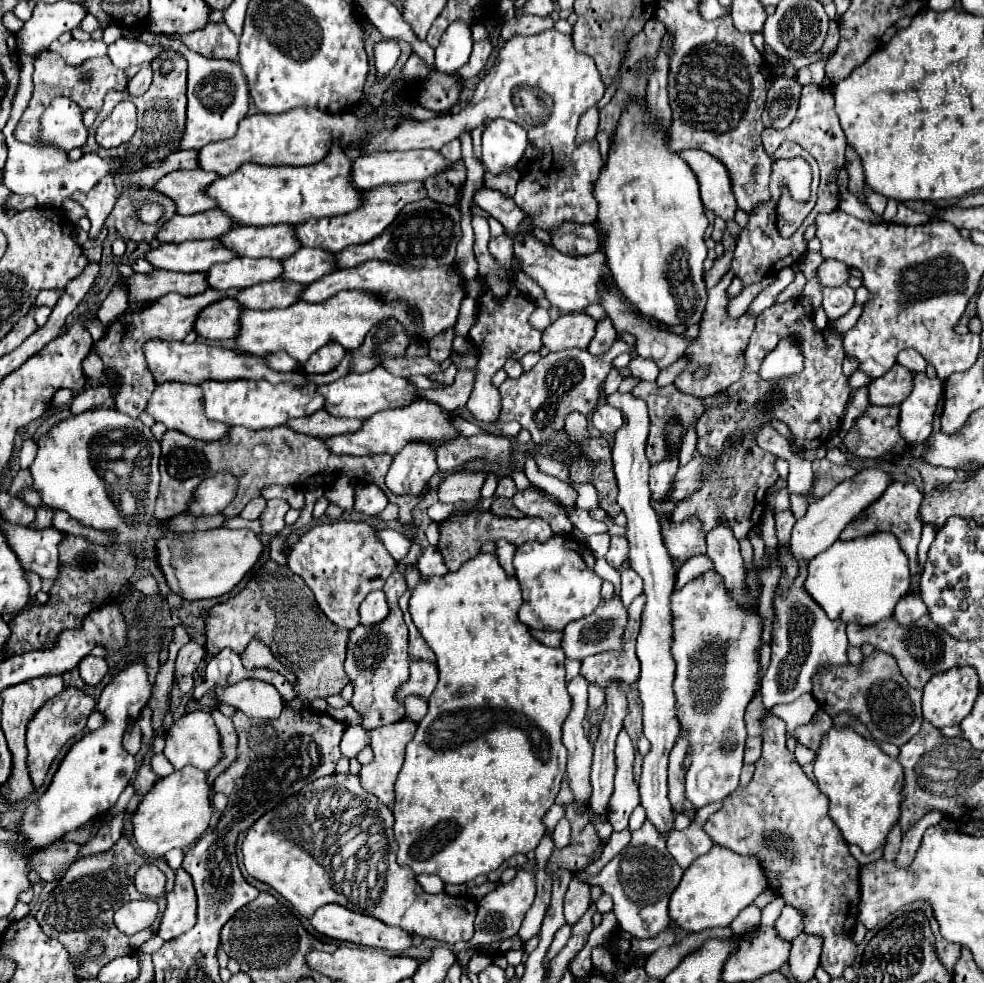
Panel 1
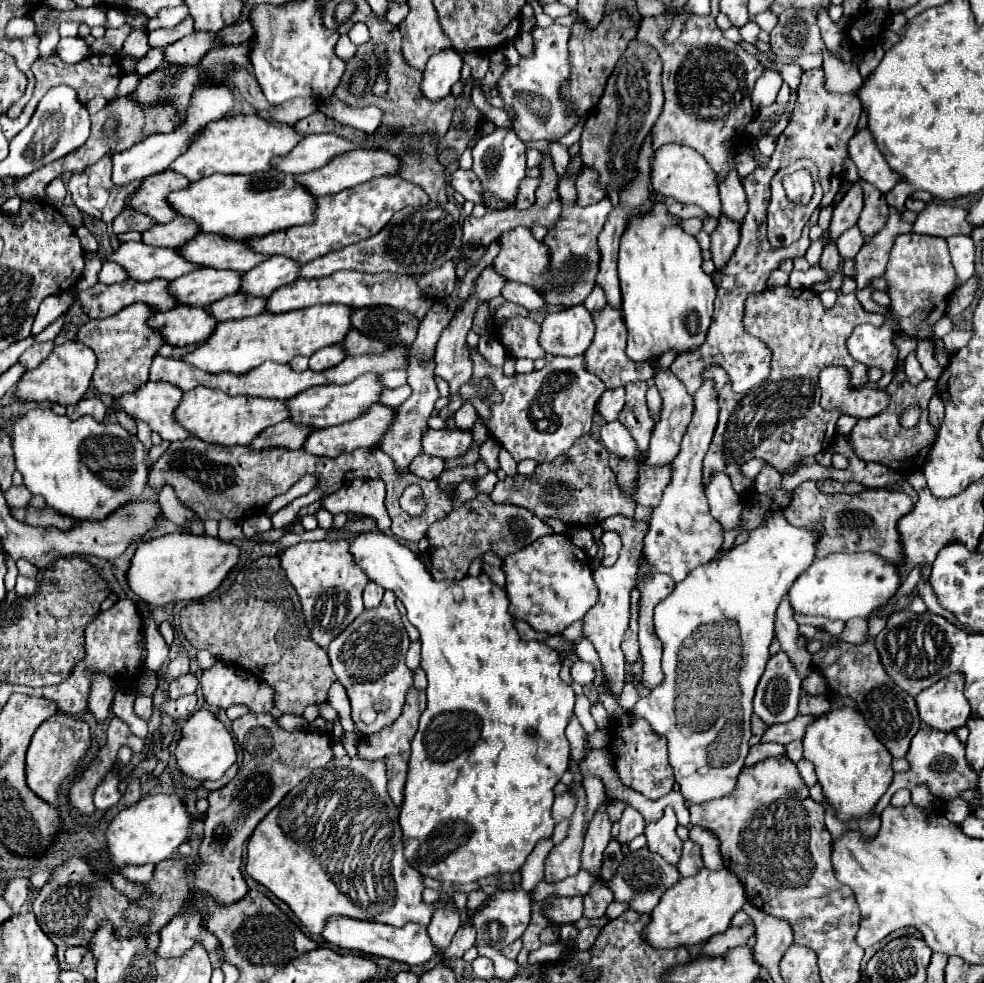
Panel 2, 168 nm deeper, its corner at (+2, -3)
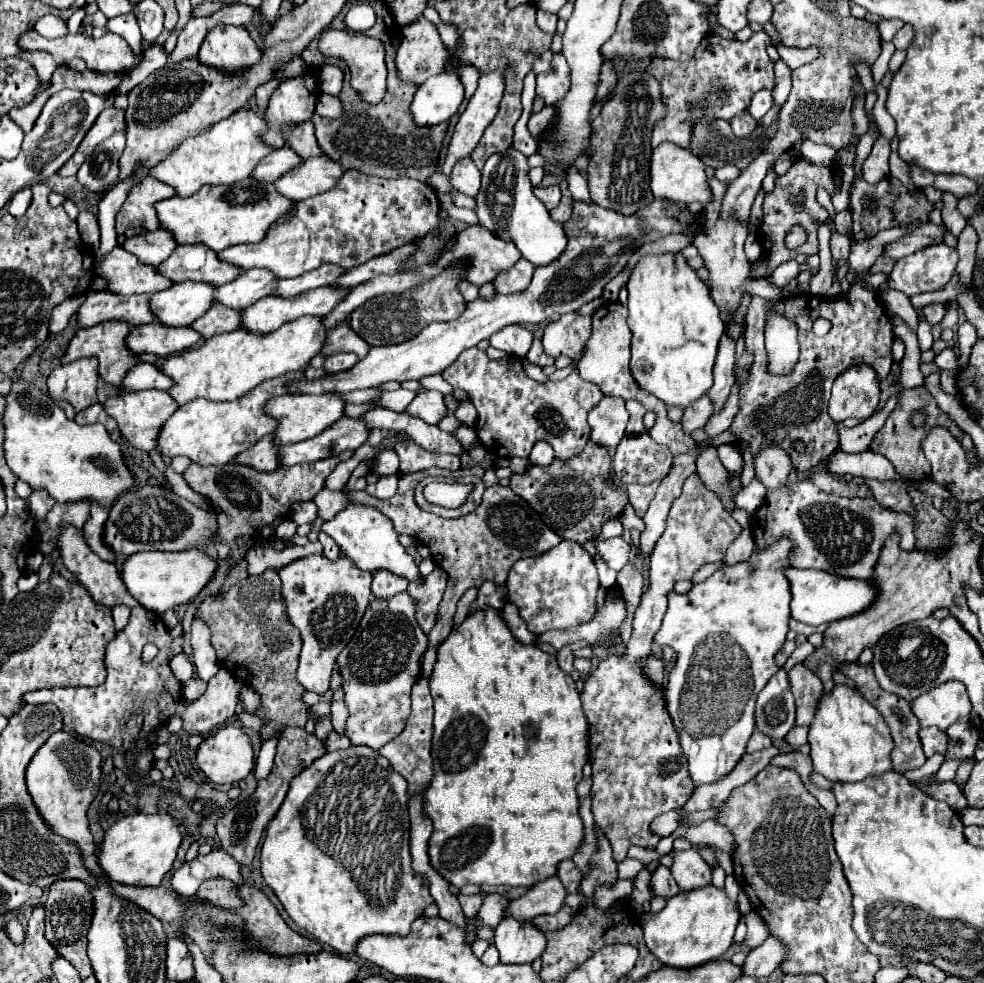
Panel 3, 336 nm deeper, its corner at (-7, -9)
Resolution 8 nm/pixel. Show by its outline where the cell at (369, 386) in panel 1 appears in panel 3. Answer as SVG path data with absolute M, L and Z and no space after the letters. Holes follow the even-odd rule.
M323 393L323 395L281 395L279 399L273 399L267 403L267 413L271 417L279 417L279 427L275 429L273 437L277 445L287 443L299 443L305 439L311 439L325 429L329 429L333 423L337 423L345 415L345 401L335 393Z

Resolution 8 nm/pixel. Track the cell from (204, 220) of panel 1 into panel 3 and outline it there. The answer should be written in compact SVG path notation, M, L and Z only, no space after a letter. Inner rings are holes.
M163 227L157 231L145 231L123 243L123 249L137 255L139 261L151 265L161 265L175 251L175 247L175 235Z

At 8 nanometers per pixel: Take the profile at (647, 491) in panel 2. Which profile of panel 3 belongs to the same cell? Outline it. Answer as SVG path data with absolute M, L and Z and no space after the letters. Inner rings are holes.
M659 481L649 483L649 485L627 485L627 495L629 495L629 503L633 505L635 513L639 517L645 515L651 499L655 497L655 489L659 487Z

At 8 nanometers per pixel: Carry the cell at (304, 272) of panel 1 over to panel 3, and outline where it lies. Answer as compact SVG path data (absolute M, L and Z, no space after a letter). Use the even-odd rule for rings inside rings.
M247 269L235 281L217 287L215 301L233 309L247 309L255 301L273 295L277 283L277 275L267 269Z

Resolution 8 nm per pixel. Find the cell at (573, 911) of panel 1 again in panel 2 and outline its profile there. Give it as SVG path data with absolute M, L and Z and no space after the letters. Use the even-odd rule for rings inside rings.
M560 897L554 899L548 907L542 907L542 913L556 923L578 921L582 917L582 897Z

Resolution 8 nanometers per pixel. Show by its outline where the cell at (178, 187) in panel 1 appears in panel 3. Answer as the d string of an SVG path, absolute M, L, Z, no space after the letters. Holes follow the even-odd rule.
M147 177L143 183L131 189L131 195L123 203L117 215L117 233L123 235L125 229L143 227L147 231L155 231L161 227L155 203L161 199L175 197L175 189L167 183L161 183L155 177Z

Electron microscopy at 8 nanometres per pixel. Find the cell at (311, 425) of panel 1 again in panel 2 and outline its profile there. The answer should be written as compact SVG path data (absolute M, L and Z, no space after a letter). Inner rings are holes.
M282 421L258 433L258 437L250 443L252 449L266 449L266 447L282 447L282 449L298 449L306 441L310 427L294 425L292 421Z

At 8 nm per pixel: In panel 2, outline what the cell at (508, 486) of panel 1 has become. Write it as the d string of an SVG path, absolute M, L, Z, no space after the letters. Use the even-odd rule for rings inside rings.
M582 435L572 445L570 453L560 455L556 461L540 463L530 477L518 473L498 481L490 497L494 503L514 503L518 507L526 507L542 521L560 519L564 525L572 527L596 527L606 517L616 513L634 517L636 507L630 497L622 497L622 493L618 493L616 475L608 465L608 451L592 435Z

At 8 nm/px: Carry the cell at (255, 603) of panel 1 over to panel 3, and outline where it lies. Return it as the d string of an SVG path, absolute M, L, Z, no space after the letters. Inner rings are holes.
M267 569L261 575L249 575L229 591L217 597L207 597L195 615L207 623L211 631L211 645L217 651L221 667L261 695L263 707L257 717L267 721L261 729L261 739L269 739L285 725L305 727L309 707L301 701L305 687L297 681L297 663L303 641L287 617L279 571Z

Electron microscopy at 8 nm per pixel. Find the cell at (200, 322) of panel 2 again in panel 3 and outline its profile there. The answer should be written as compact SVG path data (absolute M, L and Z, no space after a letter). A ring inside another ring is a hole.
M159 321L139 325L131 329L127 337L127 347L135 353L155 353L159 357L167 357L173 353L181 353L203 339L191 325L185 327L167 327Z

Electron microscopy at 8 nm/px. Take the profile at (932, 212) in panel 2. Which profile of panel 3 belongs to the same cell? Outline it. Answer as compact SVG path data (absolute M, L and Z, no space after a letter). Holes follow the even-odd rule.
M923 223L921 227L917 227L915 231L911 231L905 237L901 237L899 241L885 245L885 255L893 257L893 259L901 259L905 255L911 255L911 253L923 249L923 247L941 243L943 237L945 237L945 225Z

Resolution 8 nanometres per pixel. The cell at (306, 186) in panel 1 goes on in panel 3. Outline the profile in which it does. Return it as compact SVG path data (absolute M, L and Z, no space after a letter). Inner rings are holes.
M243 179L233 185L203 185L191 197L171 197L155 203L161 227L173 231L179 245L207 245L215 253L243 243L259 243L267 237L273 223L295 209L295 201L279 195L273 183Z

